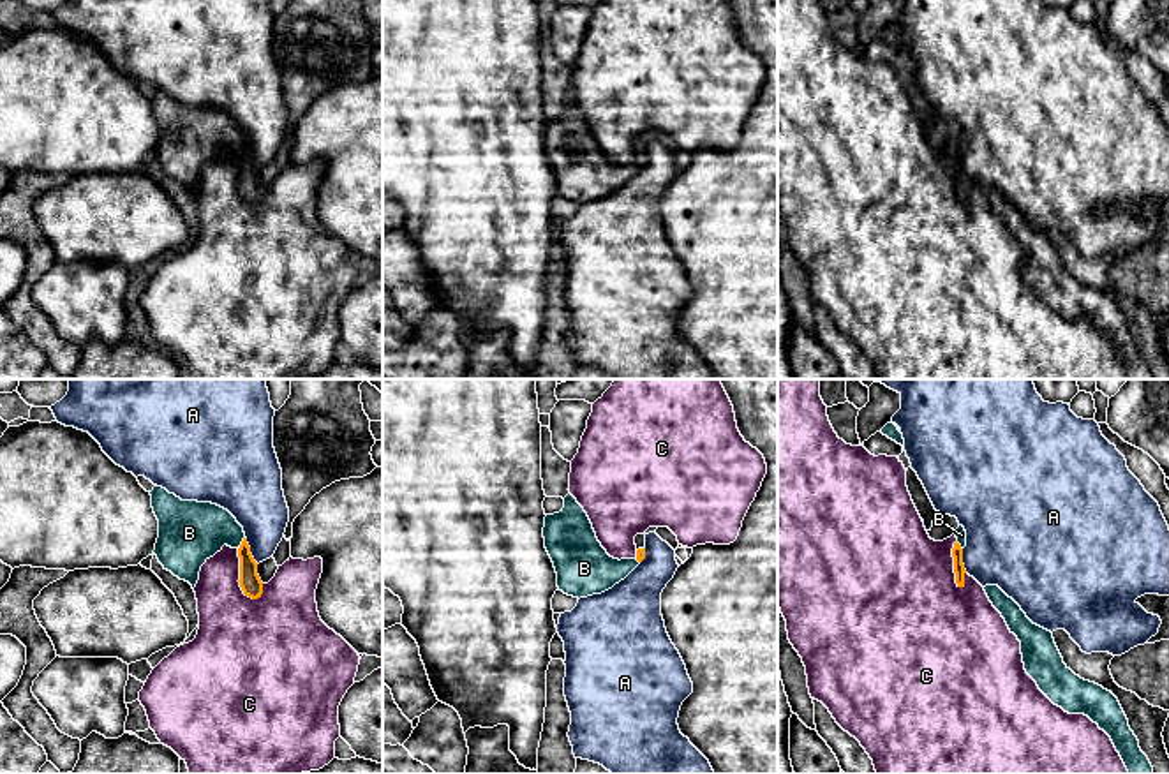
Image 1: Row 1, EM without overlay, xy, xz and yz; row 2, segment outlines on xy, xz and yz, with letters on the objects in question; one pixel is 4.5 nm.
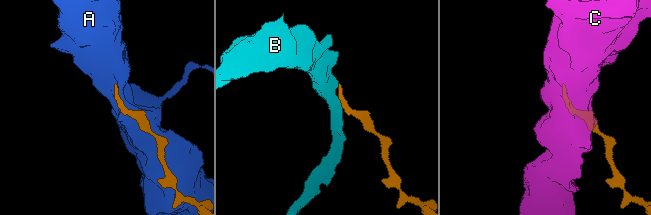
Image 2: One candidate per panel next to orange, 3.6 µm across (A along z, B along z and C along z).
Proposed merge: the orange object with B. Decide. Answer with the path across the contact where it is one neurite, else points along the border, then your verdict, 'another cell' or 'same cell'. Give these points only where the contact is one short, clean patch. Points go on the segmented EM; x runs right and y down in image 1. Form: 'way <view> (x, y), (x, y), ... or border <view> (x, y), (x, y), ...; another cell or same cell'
border xy (244, 536), (238, 549); another cell

